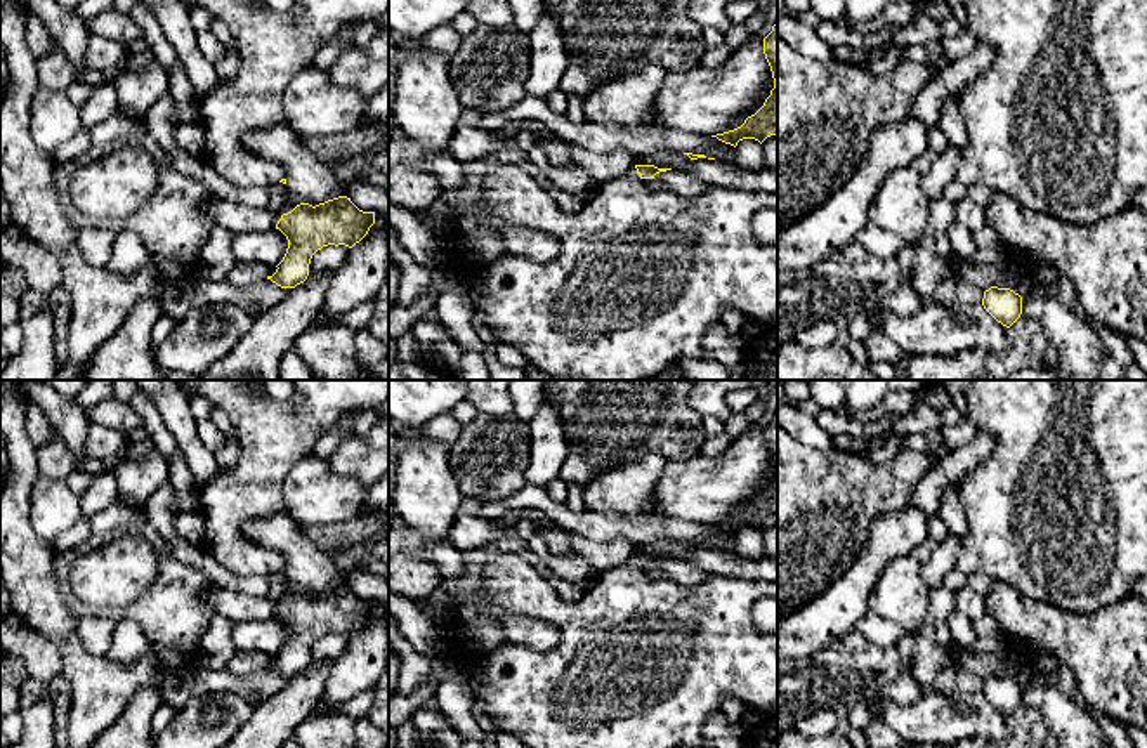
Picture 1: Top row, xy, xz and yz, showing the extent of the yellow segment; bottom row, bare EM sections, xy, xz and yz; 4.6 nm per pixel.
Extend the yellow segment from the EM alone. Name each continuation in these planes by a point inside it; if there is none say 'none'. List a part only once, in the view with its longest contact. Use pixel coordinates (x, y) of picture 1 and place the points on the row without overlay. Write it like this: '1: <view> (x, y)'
1: xz (642, 662)

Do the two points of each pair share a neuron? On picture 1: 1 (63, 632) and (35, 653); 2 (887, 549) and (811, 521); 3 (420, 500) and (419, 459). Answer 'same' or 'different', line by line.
1: different
2: different
3: same

